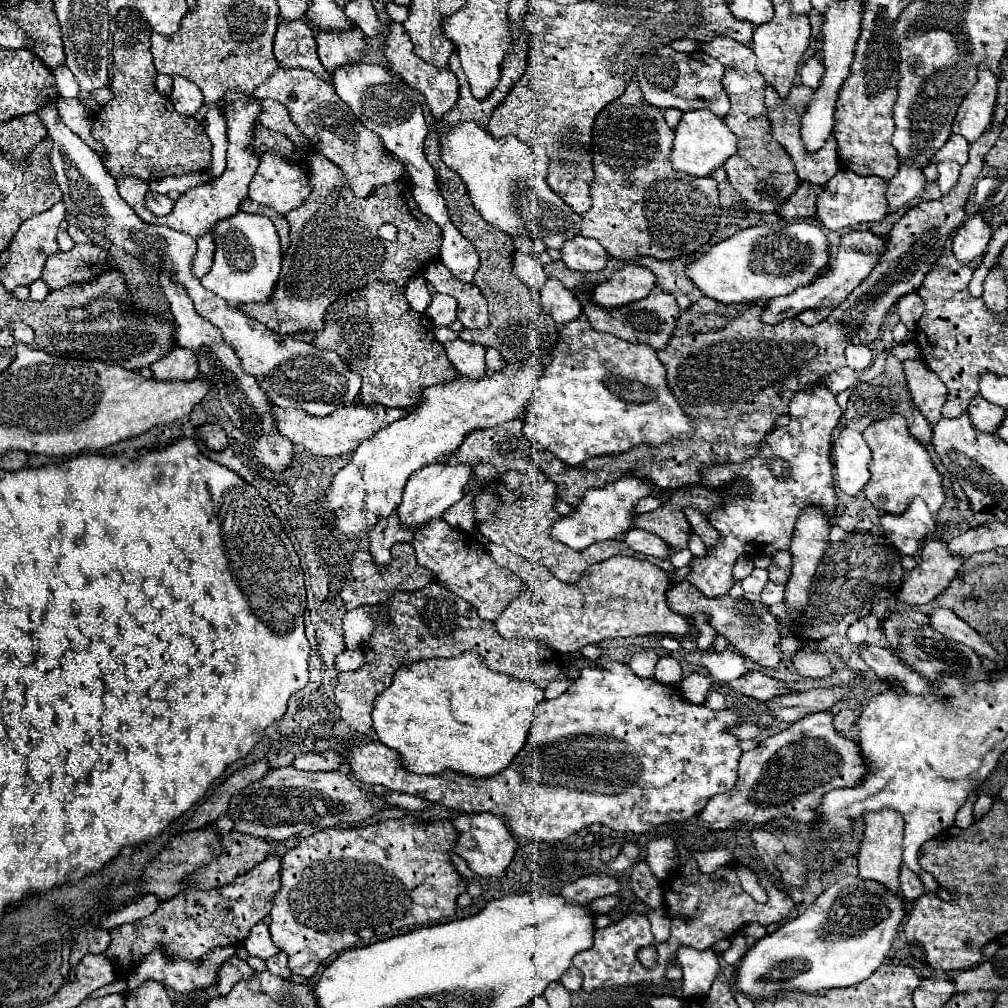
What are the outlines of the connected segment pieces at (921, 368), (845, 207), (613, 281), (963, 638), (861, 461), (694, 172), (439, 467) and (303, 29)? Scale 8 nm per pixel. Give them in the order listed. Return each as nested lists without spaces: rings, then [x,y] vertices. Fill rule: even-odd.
[[[906,360],[903,362],[903,369],[912,402],[932,426],[942,418],[940,410],[946,400],[946,386],[932,370],[928,370],[923,360]]]
[[[840,170],[824,186],[824,192],[818,196],[816,216],[822,222],[822,226],[826,226],[832,232],[842,228],[852,228],[860,222],[880,222],[888,214],[886,190],[888,182],[878,176],[858,176],[852,170]]]
[[[626,264],[624,268],[614,272],[610,280],[594,288],[592,302],[600,308],[614,310],[646,298],[654,290],[654,282],[656,282],[656,276],[648,268]]]
[[[940,608],[940,610],[936,610],[936,612],[930,616],[930,620],[932,620],[932,628],[934,628],[936,632],[940,632],[940,634],[956,640],[956,642],[962,642],[962,644],[970,646],[970,648],[972,648],[976,654],[980,654],[980,656],[986,656],[986,658],[990,658],[990,660],[998,658],[998,652],[992,648],[992,644],[986,642],[984,636],[980,636],[974,628],[970,628],[970,626],[968,626],[962,618],[958,618],[952,610]]]
[[[846,428],[834,440],[832,452],[834,452],[838,488],[846,496],[854,498],[870,480],[870,472],[868,472],[870,448],[866,446],[860,432]]]
[[[690,110],[682,116],[680,124],[676,126],[676,138],[672,146],[672,166],[678,172],[686,172],[696,178],[712,176],[716,168],[724,166],[724,162],[738,152],[736,136],[730,128],[724,126],[724,120],[712,114],[710,110]]]
[[[430,464],[422,470],[418,470],[416,474],[410,476],[410,480],[406,482],[404,488],[404,496],[402,496],[402,504],[398,506],[396,514],[400,518],[400,524],[404,528],[418,528],[424,526],[428,522],[432,522],[434,518],[442,518],[442,514],[456,504],[458,500],[462,500],[464,496],[464,486],[470,480],[470,466],[446,466],[446,464]]]
[[[302,20],[278,24],[276,36],[274,36],[274,56],[280,68],[286,68],[286,70],[302,68],[302,70],[314,72],[318,78],[326,82],[332,80],[332,76],[322,66],[316,54],[314,32]]]

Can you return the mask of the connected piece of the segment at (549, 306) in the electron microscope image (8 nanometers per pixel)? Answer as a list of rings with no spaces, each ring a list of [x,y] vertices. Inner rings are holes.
[[[548,280],[540,290],[540,298],[546,298],[546,312],[558,322],[566,324],[578,320],[582,314],[582,304],[574,292],[562,286],[558,280]]]

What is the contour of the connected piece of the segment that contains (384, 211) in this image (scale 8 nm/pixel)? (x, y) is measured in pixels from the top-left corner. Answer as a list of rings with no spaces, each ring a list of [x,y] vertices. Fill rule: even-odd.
[[[320,154],[308,156],[308,174],[310,174],[310,198],[294,210],[286,214],[290,224],[290,238],[292,244],[282,260],[280,280],[276,284],[276,292],[272,302],[268,304],[250,304],[244,306],[244,314],[264,322],[268,328],[280,334],[296,334],[300,332],[320,332],[326,324],[326,310],[348,290],[366,286],[370,282],[396,282],[398,286],[406,286],[410,278],[424,276],[430,264],[440,262],[440,244],[442,244],[442,230],[436,222],[432,222],[426,214],[418,210],[418,204],[412,198],[410,186],[404,180],[398,180],[388,186],[380,186],[374,190],[370,198],[356,198],[350,188],[344,184],[344,176],[336,166],[330,166],[330,160],[322,158]],[[390,222],[398,228],[398,236],[394,242],[386,242],[378,236],[378,228]]]

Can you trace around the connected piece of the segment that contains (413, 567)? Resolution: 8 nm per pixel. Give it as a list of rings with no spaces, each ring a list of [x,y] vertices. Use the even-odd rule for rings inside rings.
[[[400,542],[394,544],[391,548],[392,560],[384,570],[378,570],[378,566],[374,566],[372,556],[368,550],[362,550],[356,554],[354,562],[352,562],[352,572],[348,576],[348,580],[342,580],[342,590],[340,596],[342,600],[346,600],[346,608],[354,610],[362,604],[382,604],[386,602],[394,592],[414,592],[414,590],[422,590],[428,582],[434,580],[434,576],[424,570],[422,566],[416,564],[416,556],[414,556],[414,548],[412,544]]]

